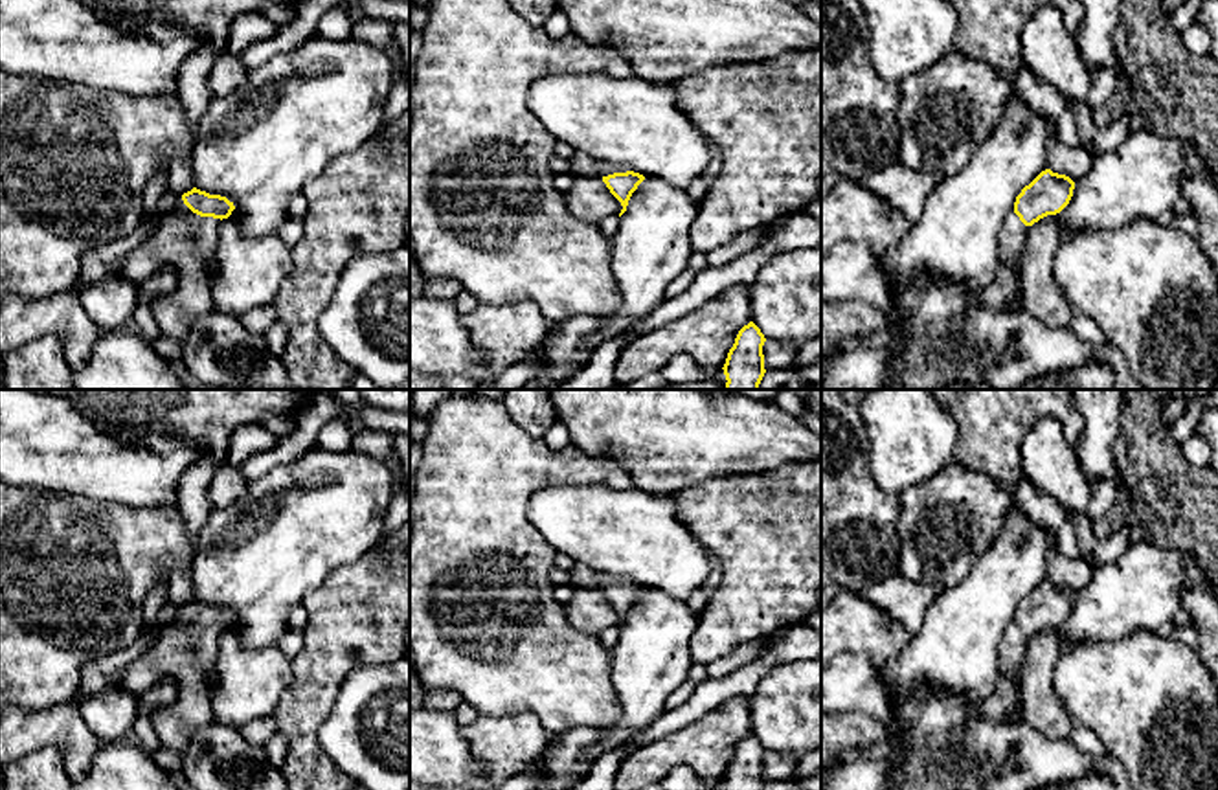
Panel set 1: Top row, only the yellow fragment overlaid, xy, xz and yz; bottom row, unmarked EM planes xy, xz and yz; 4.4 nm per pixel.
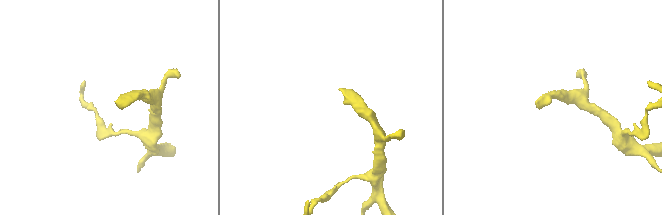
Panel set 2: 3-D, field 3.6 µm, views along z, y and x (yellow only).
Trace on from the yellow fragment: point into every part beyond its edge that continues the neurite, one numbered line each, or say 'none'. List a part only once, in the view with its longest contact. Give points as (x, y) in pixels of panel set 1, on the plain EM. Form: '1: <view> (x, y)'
1: xy (186, 653)

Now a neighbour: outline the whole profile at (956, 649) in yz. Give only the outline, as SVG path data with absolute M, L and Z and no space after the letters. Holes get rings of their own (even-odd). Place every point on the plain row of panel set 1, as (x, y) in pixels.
M1010 507L992 546L976 560L964 579L944 588L930 604L920 628L906 649L880 667L880 678L902 693L891 704L884 742L902 739L908 746L922 746L933 733L963 728L979 718L976 707L994 693L1001 680L999 643L1016 608L1049 577L1049 555L1054 536L1049 536L1025 513ZM928 683L933 694L917 700L911 691Z

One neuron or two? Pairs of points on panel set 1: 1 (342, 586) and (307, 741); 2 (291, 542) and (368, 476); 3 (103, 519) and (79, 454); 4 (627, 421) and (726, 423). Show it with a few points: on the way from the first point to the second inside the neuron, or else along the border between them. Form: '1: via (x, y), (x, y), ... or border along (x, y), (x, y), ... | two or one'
1: via (342, 625), (342, 634), (320, 667), (307, 702) | one
2: via (309, 524), (349, 491) | one
3: border along (54, 491), (138, 507) | two
4: via (651, 421), (702, 423) | one

